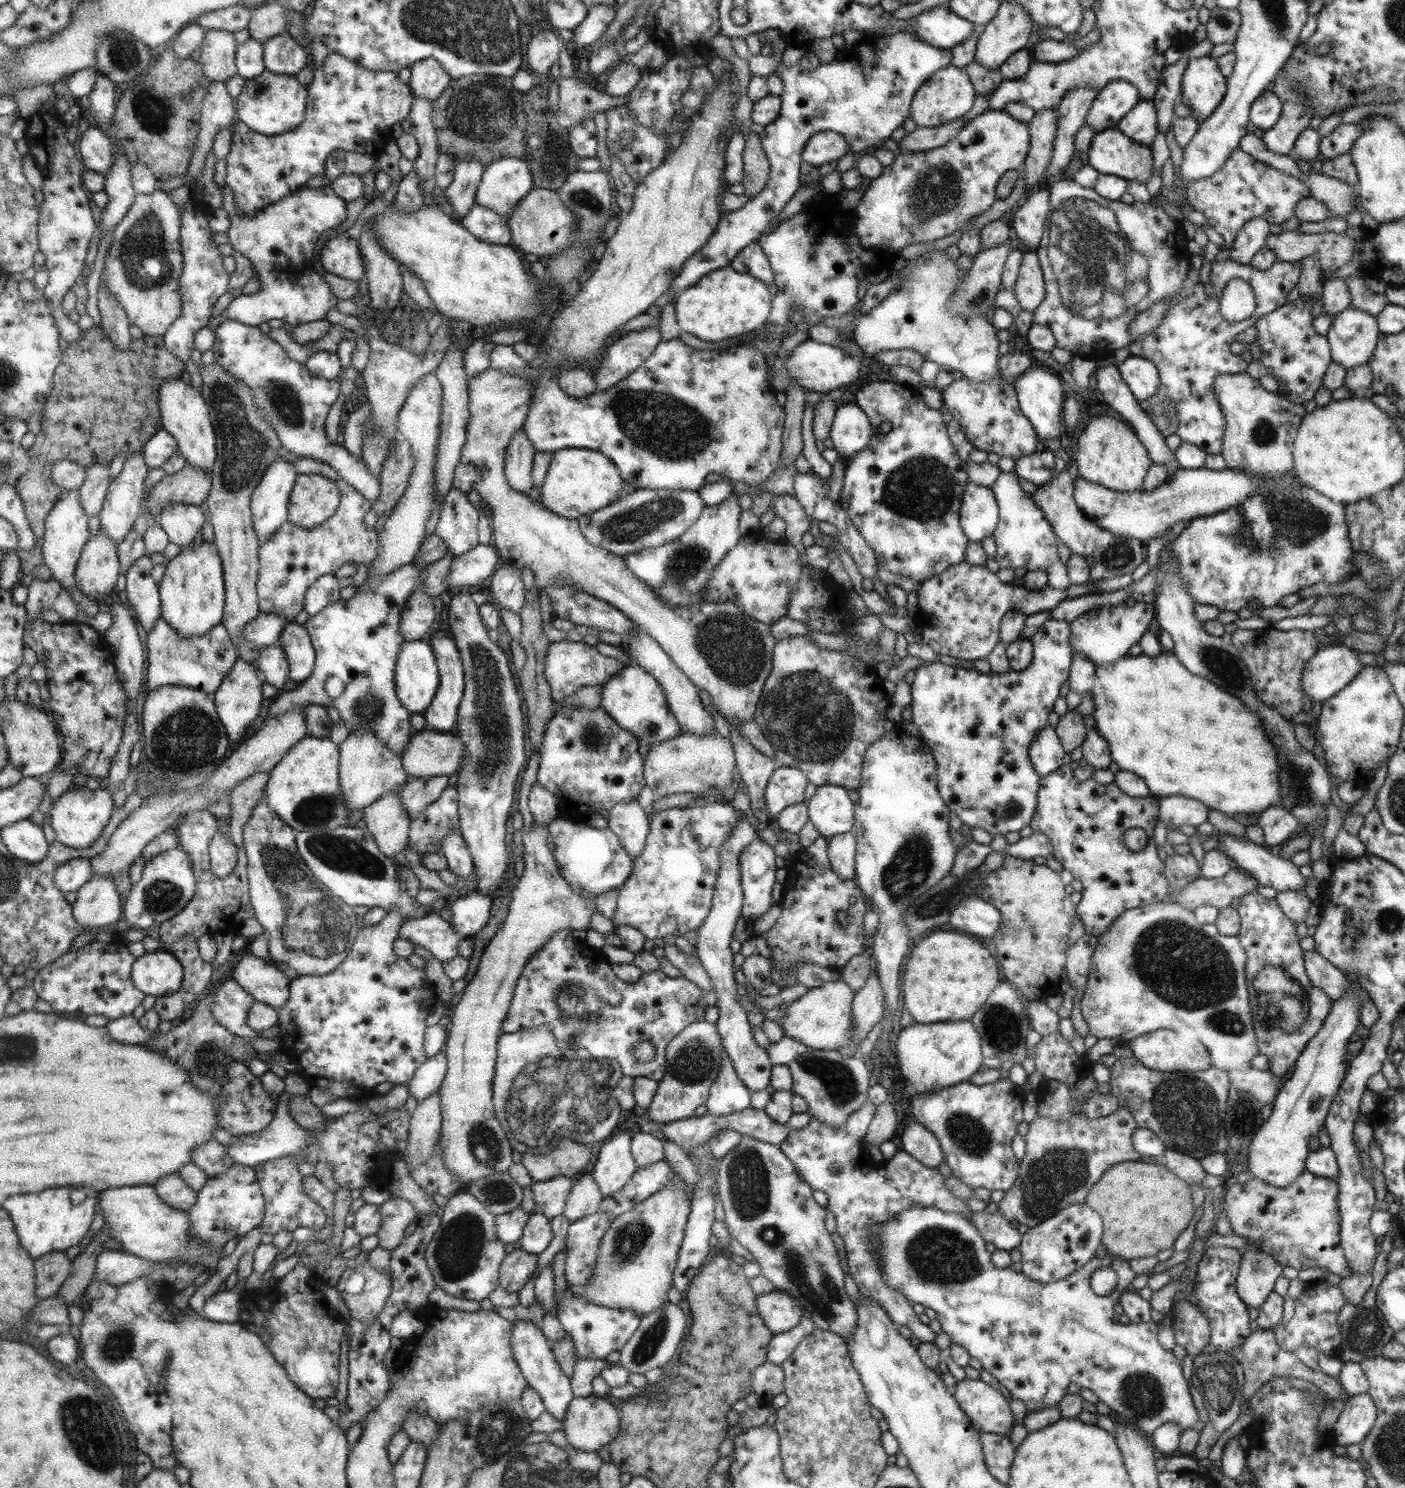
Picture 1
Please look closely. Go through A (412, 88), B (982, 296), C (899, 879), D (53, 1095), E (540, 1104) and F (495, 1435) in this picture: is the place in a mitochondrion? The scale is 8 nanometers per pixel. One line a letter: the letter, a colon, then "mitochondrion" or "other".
A: other
B: mitochondrion
C: mitochondrion
D: other
E: mitochondrion
F: mitochondrion

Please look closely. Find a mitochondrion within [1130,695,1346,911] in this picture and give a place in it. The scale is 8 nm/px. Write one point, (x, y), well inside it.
(1298, 776)

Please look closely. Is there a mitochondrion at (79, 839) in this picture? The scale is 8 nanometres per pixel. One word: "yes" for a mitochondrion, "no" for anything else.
no

